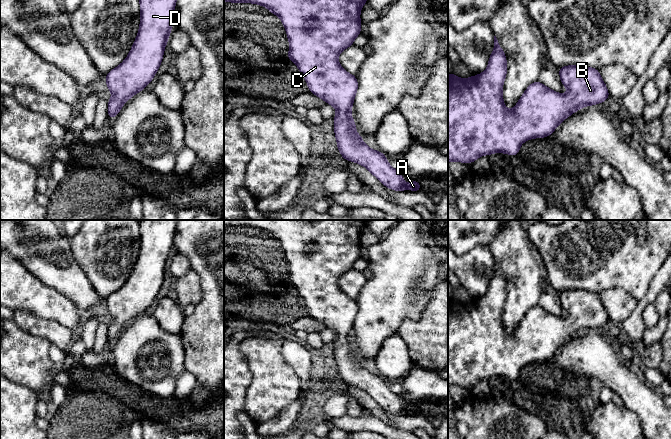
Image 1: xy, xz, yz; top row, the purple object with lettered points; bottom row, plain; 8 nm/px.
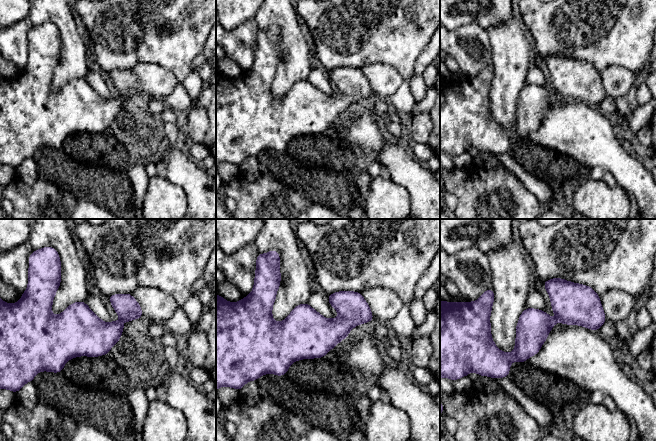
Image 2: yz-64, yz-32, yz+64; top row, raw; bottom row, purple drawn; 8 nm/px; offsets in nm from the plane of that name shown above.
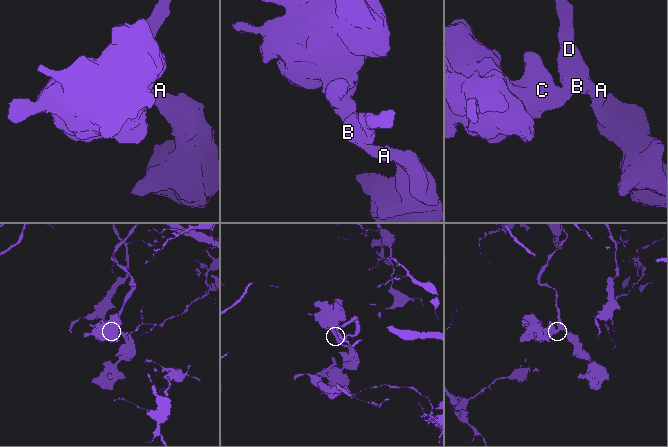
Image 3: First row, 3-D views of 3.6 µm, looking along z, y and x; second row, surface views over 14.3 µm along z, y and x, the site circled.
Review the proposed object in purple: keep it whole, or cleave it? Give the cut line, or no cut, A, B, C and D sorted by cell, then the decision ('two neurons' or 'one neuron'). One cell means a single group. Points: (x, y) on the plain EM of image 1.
no cut; A B C D; one neuron

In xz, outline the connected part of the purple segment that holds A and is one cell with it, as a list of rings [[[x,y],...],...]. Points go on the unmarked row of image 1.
[[[224,220],[224,226],[264,230],[281,243],[290,270],[287,282],[297,289],[309,315],[336,332],[334,358],[343,383],[364,390],[391,414],[422,415],[418,404],[405,408],[401,394],[392,392],[382,376],[371,373],[363,366],[351,340],[358,306],[355,299],[341,291],[338,280],[352,270],[355,262],[361,258],[360,236],[367,225],[368,220]]]

